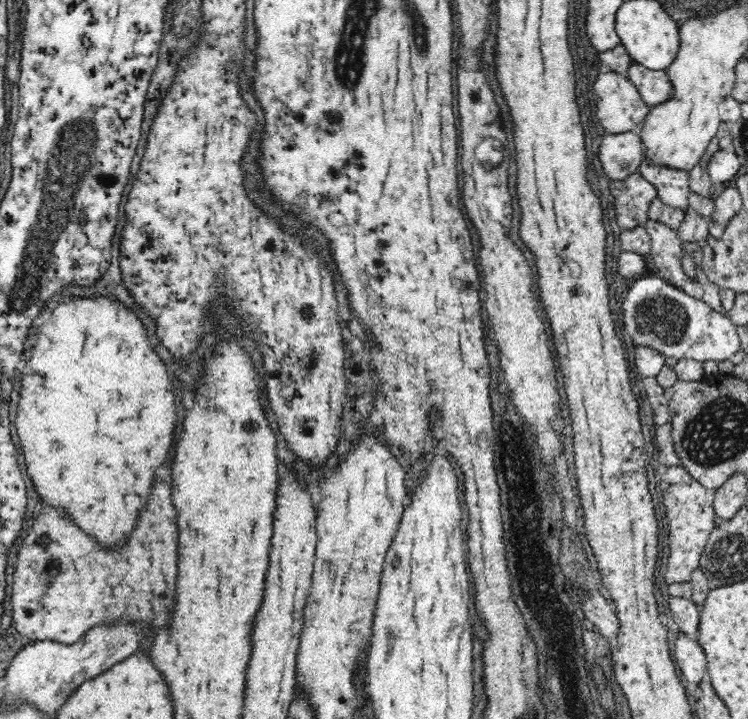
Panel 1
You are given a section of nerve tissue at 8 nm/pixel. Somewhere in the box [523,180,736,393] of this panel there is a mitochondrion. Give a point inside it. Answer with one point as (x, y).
(664, 320)

